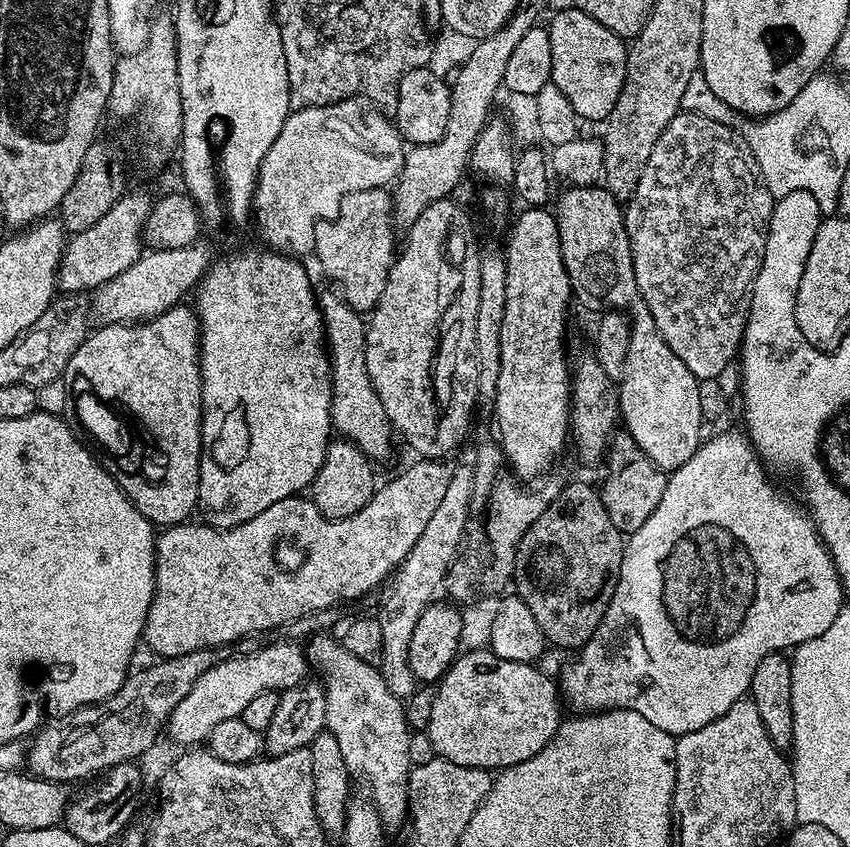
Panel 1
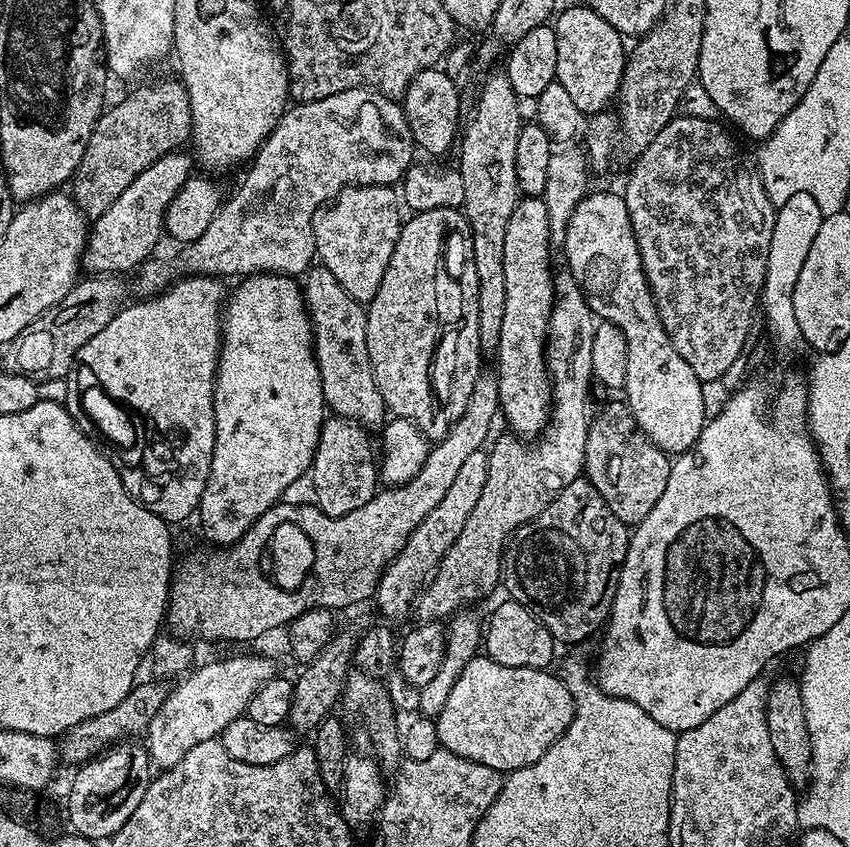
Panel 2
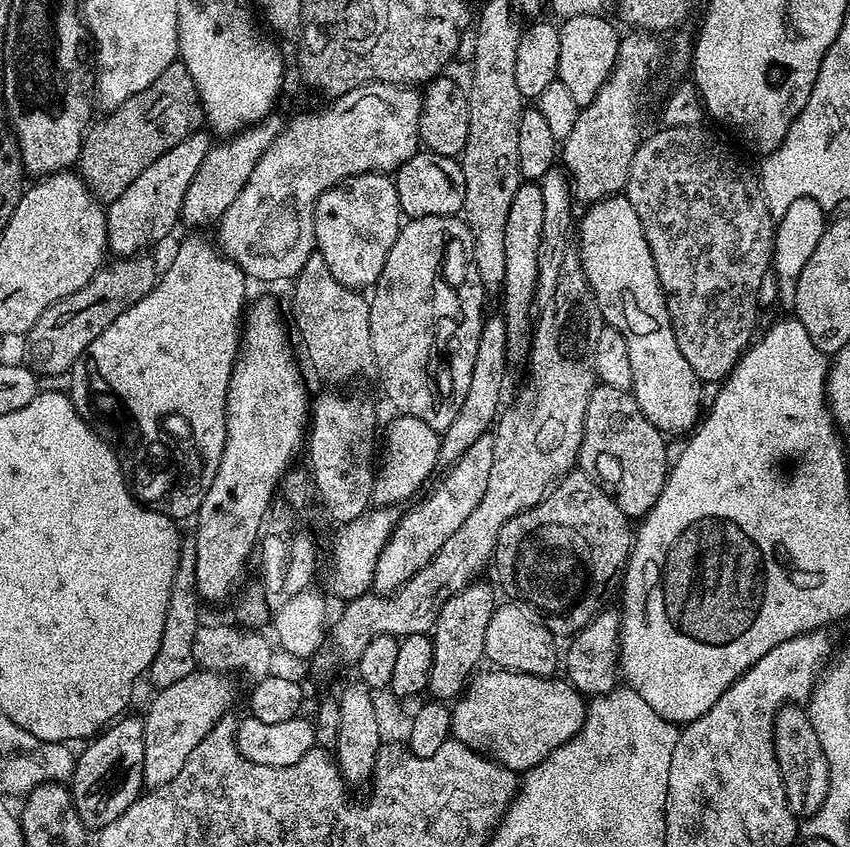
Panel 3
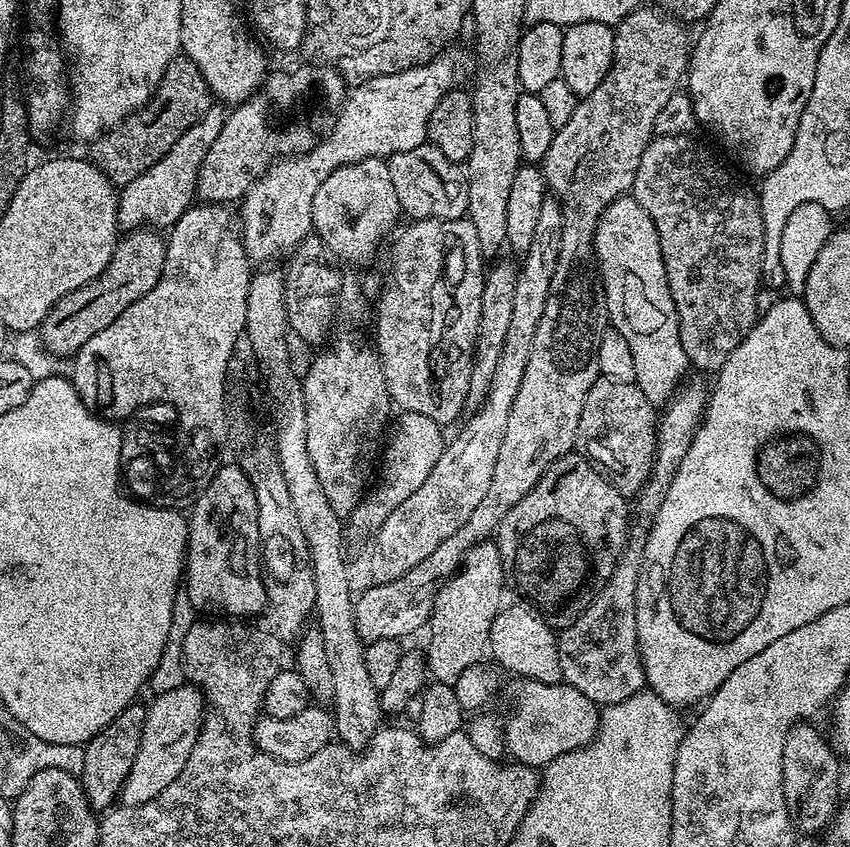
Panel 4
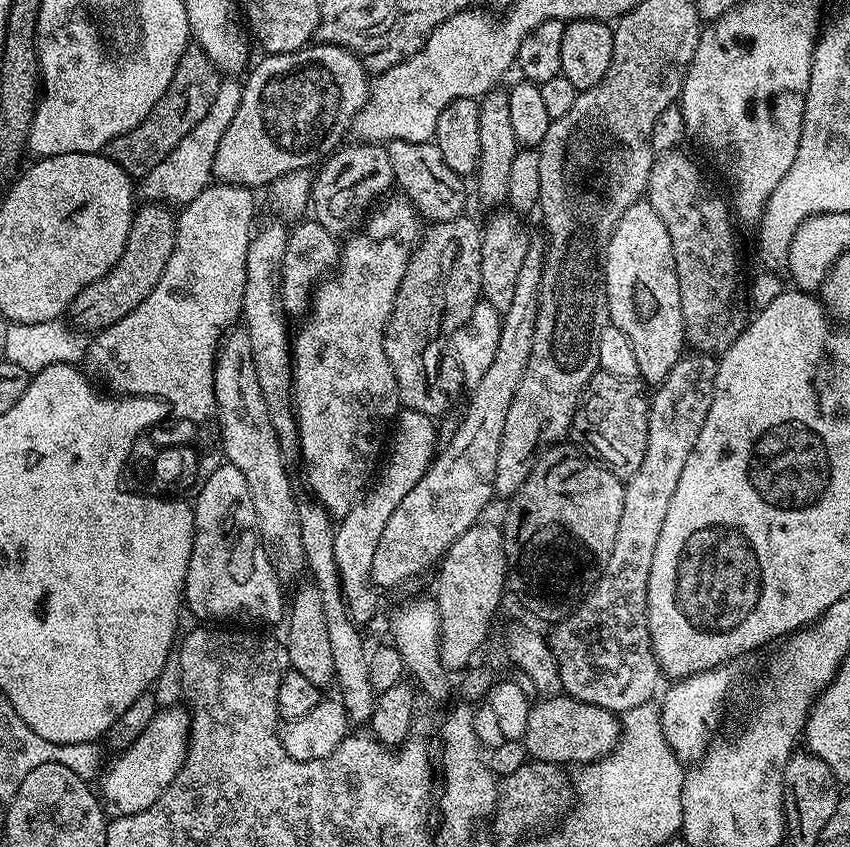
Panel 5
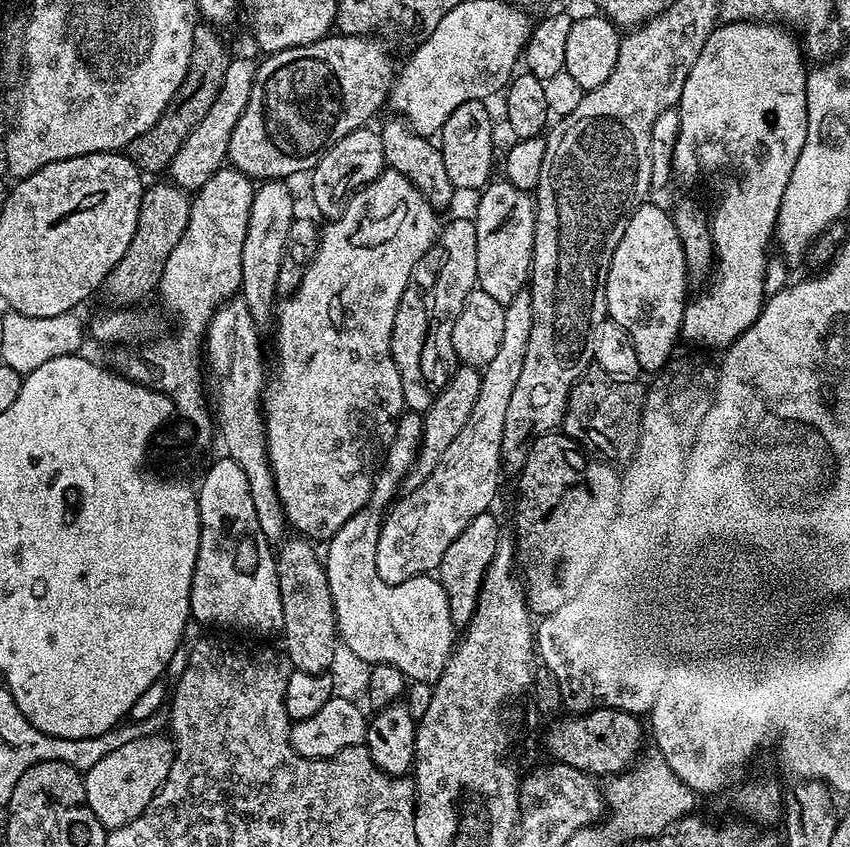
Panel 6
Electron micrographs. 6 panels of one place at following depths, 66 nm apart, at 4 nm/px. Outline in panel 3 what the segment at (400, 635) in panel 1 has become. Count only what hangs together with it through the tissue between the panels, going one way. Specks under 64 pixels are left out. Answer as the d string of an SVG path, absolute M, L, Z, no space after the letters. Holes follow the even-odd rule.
M491 434L478 438L458 459L451 461L449 468L452 469L433 486L432 493L425 500L417 499L412 505L417 504L401 515L395 530L390 534L388 545L382 550L382 554L378 554L378 566L374 566L371 591L378 596L389 596L391 592L397 592L403 584L410 582L410 578L414 578L414 574L418 574L418 570L422 570L422 566L434 559L438 550L446 543L446 538L450 538L450 534L454 534L454 530L458 530L458 526L462 526L462 522L470 518L474 506L482 502L482 494L486 494L486 482L490 479L490 466L493 463L494 438Z

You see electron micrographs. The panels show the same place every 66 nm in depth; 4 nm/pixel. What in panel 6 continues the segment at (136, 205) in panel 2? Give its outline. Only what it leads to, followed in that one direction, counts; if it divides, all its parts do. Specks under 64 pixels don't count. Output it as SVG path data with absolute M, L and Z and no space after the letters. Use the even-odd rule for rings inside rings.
M229 59L226 66L226 78L222 82L222 90L218 90L218 98L214 98L214 106L210 106L210 114L190 130L186 142L174 154L170 165L171 183L185 190L201 188L218 169L225 167L230 146L230 134L234 134L234 126L238 126L238 118L242 118L242 110L246 110L246 102L250 102L250 90L254 86L256 64L248 60Z

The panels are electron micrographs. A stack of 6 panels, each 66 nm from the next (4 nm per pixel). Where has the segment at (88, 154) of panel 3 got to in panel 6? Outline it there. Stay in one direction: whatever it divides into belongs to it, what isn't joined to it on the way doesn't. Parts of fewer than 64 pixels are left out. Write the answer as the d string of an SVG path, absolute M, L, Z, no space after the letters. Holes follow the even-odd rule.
M207 22L197 23L190 66L186 70L186 76L182 78L182 86L178 86L162 118L158 118L158 122L154 122L154 126L150 126L146 134L138 134L138 138L128 144L126 154L140 167L141 173L160 172L163 168L165 171L171 165L174 154L178 154L182 142L186 142L190 130L194 130L194 126L198 126L198 122L202 122L202 118L210 114L210 106L214 106L214 98L218 98L218 90L222 90L226 66L230 59L223 38L216 32L219 31Z

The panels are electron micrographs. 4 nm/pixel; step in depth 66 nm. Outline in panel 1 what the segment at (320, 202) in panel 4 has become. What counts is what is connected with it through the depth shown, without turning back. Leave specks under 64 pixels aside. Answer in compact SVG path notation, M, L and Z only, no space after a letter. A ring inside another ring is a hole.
M384 188L358 190L342 198L335 216L320 221L314 230L314 256L320 259L320 268L337 284L338 295L358 313L368 314L376 307L378 298L382 298L382 290L386 290L388 272L392 268L394 248L392 252L392 200Z

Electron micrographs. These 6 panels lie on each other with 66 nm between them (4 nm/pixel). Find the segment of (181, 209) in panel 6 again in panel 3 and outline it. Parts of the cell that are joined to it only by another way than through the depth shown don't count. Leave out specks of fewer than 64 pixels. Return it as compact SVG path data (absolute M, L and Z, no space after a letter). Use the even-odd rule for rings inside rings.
M137 254L127 258L116 258L107 266L101 267L94 278L82 290L74 290L66 298L51 304L34 322L34 326L26 334L26 340L32 343L38 359L44 363L44 372L48 376L60 376L71 373L78 357L134 302L138 302L158 283L158 267L148 254Z

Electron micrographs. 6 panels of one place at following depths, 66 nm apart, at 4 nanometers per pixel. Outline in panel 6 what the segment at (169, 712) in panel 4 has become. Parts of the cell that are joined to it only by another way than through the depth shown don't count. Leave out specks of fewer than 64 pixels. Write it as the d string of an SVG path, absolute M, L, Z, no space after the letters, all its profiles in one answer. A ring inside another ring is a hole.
M167 735L139 738L111 751L106 758L99 759L88 772L83 773L86 802L104 829L126 826L134 822L146 806L150 806L154 794L170 774L173 751L173 741Z

